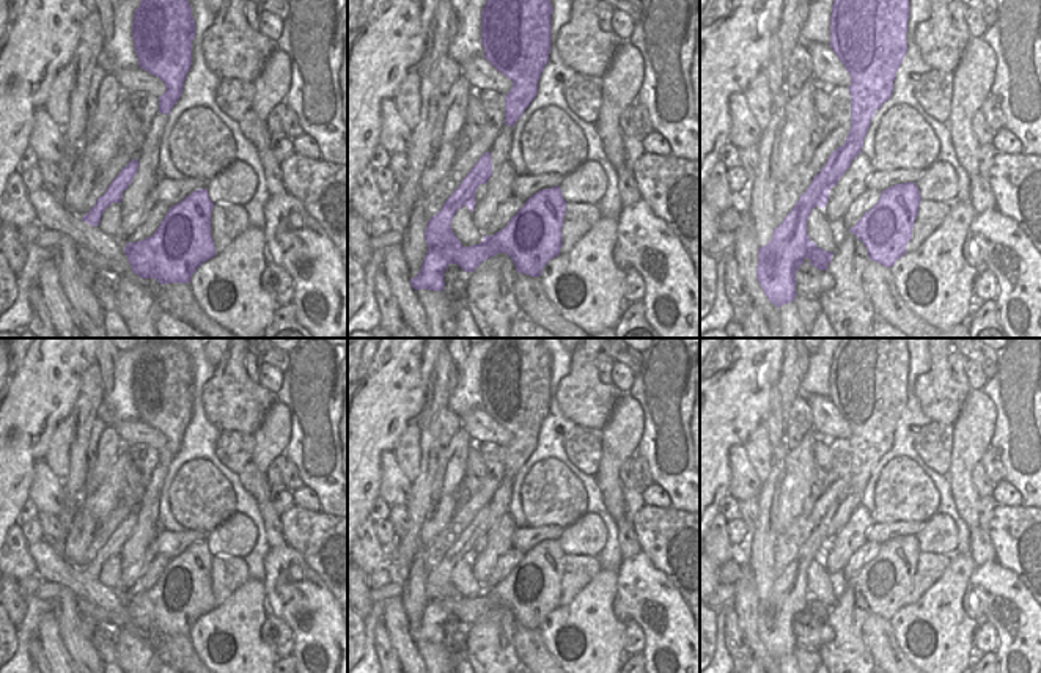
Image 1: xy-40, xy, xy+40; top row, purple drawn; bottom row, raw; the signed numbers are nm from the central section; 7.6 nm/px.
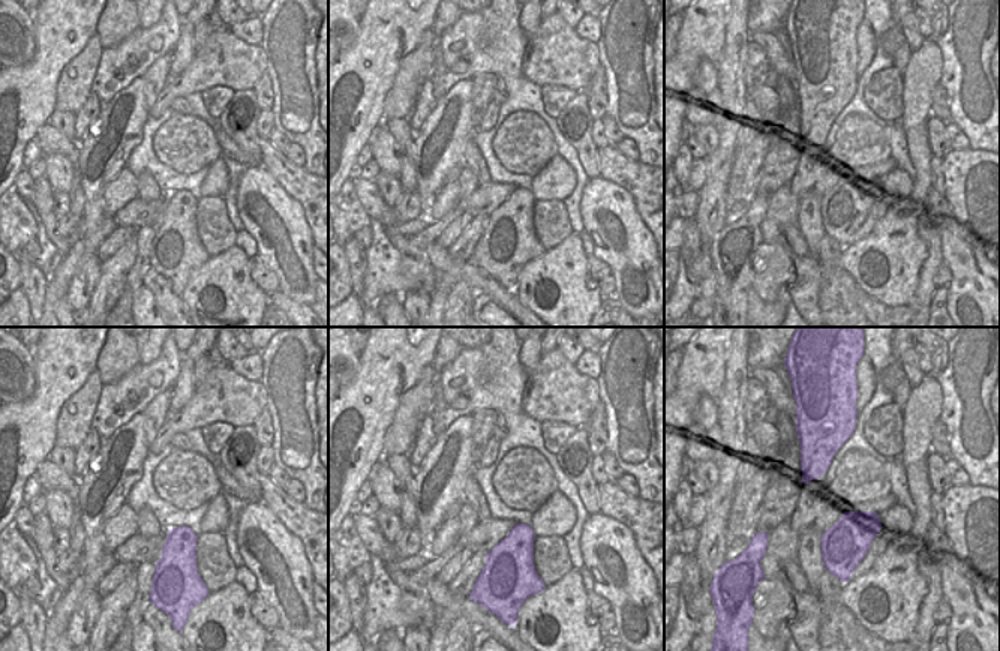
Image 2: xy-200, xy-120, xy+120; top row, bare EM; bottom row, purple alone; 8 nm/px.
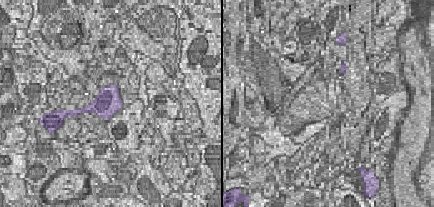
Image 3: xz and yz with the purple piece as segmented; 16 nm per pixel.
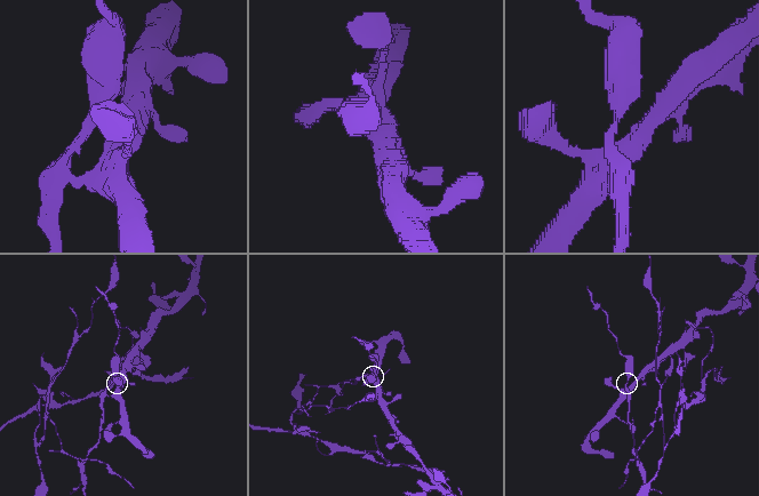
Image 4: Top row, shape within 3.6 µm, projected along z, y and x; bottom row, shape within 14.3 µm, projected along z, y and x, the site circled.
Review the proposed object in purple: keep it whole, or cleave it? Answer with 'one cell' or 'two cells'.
two cells

